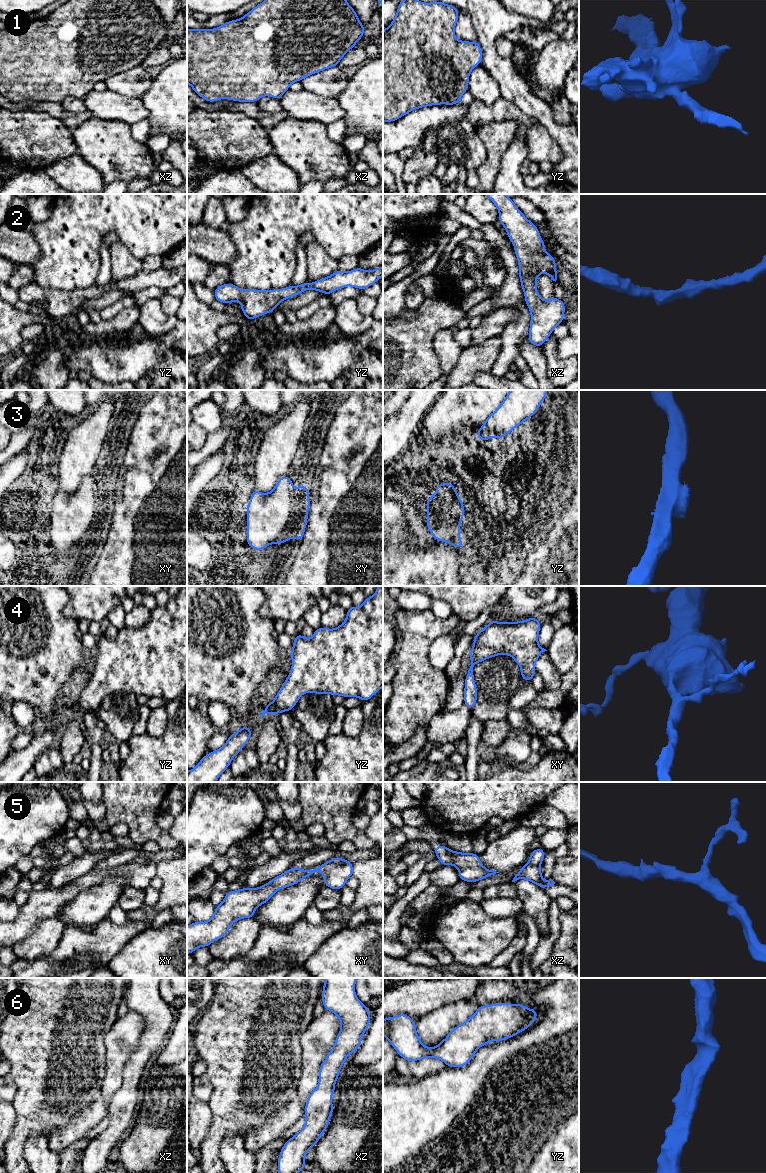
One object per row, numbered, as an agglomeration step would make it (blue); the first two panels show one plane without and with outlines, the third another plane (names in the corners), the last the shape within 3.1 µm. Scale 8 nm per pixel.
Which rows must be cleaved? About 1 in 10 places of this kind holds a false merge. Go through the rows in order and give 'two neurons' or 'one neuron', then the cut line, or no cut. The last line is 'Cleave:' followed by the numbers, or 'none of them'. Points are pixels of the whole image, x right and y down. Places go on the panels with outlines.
1: one neuron; cut none
2: one neuron; cut none
3: one neuron; cut none
4: one neuron; cut none
5: one neuron; cut none
6: one neuron; cut none
Cleave: none of them

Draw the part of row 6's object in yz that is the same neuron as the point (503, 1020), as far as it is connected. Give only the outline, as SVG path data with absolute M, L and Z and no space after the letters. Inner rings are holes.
M519 1002L479 1005L473 1016L453 1028L436 1047L425 1047L416 1032L416 1023L412 1018L407 1014L397 1014L383 1019L383 1036L389 1040L398 1055L408 1062L435 1058L443 1061L448 1067L459 1068L466 1066L481 1046L489 1044L490 1041L497 1042L512 1038L525 1031L536 1020L538 1014L536 1010Z

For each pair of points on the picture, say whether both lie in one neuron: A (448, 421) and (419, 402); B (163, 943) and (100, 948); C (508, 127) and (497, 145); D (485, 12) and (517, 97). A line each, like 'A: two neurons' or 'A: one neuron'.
A: two neurons
B: two neurons
C: one neuron
D: one neuron

